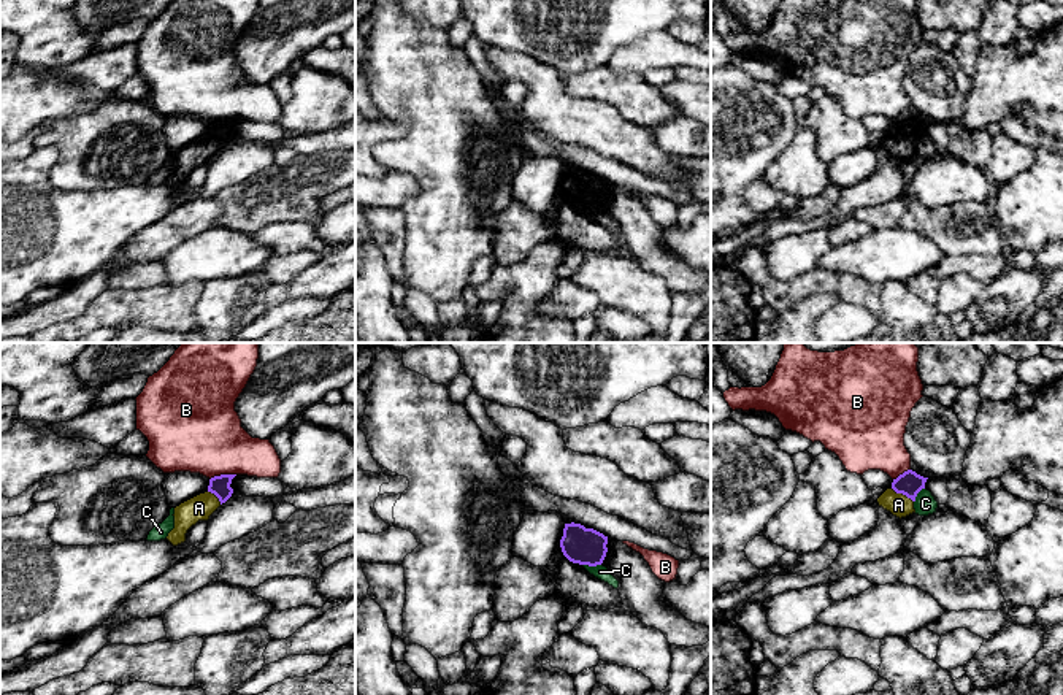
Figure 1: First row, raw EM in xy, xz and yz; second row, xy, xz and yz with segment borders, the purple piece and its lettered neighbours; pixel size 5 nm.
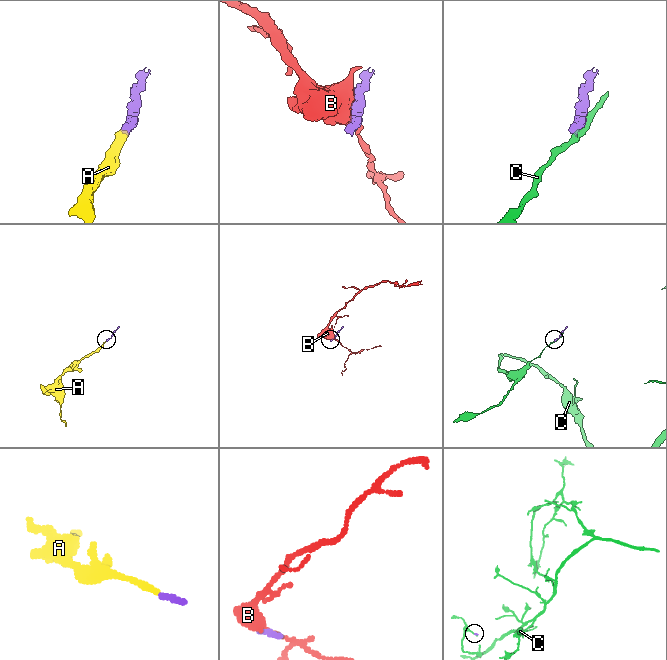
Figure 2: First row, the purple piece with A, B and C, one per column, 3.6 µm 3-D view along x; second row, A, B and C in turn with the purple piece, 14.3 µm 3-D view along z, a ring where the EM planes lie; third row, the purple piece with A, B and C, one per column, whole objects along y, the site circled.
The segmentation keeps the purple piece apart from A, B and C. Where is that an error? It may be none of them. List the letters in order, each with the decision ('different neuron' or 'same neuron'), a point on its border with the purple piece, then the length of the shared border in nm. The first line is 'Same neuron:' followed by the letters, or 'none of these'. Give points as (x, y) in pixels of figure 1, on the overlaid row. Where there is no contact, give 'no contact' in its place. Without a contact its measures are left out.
Same neuron: A
A: same neuron; contact yz (903, 494); length 130 nm
B: different neuron; contact xy (222, 475); length 140 nm
C: different neuron; contact xz (592, 565); length 100 nm

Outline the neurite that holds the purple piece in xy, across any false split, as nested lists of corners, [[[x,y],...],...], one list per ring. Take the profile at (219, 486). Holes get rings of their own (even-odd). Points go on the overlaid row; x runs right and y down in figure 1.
[[[221,474],[211,478],[205,493],[175,508],[175,528],[167,536],[173,546],[184,543],[186,533],[192,525],[198,520],[208,520],[209,516],[232,497],[233,489],[230,484],[235,476],[236,474]]]

